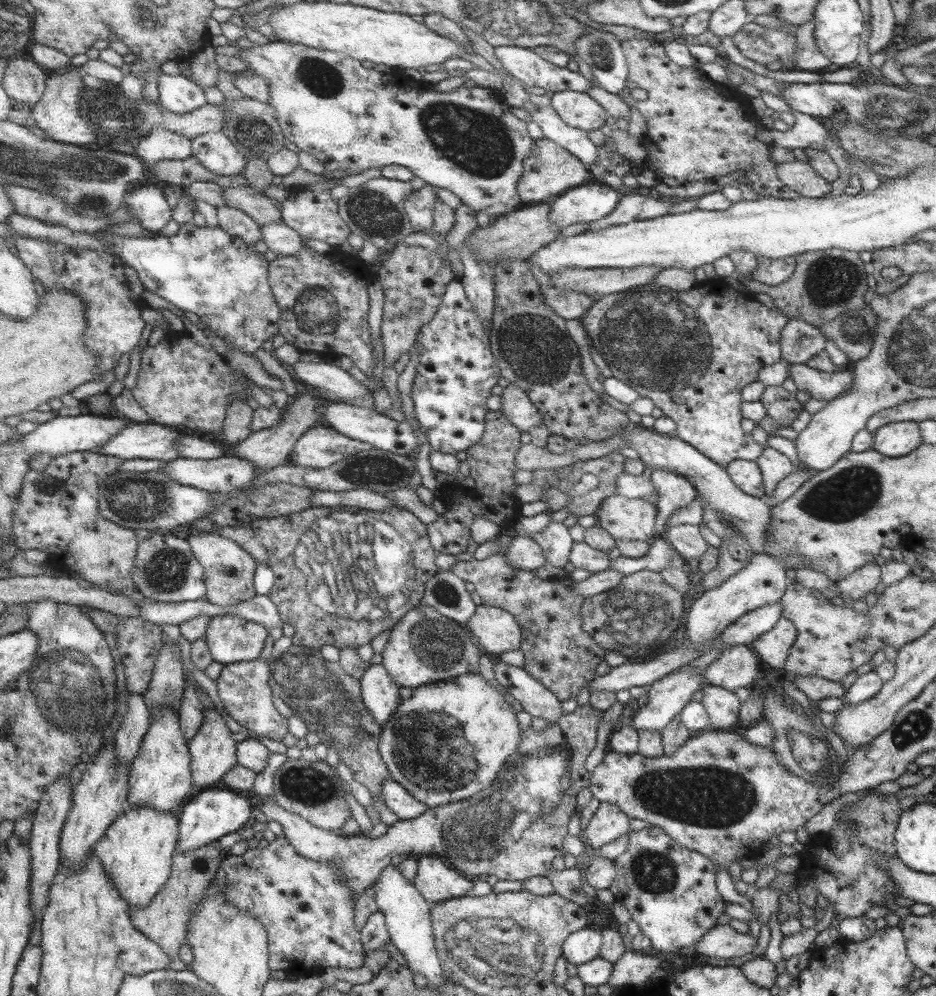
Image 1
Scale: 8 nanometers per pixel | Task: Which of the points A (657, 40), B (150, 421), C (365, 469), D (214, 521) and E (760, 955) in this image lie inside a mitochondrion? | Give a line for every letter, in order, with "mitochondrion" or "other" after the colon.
A: other
B: other
C: mitochondrion
D: other
E: other

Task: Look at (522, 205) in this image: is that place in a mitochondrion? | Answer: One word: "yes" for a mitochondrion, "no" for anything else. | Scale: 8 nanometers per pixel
no

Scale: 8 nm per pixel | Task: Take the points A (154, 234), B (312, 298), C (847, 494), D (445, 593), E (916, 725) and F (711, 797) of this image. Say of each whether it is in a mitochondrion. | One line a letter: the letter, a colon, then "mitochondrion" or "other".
A: other
B: mitochondrion
C: mitochondrion
D: mitochondrion
E: mitochondrion
F: mitochondrion

